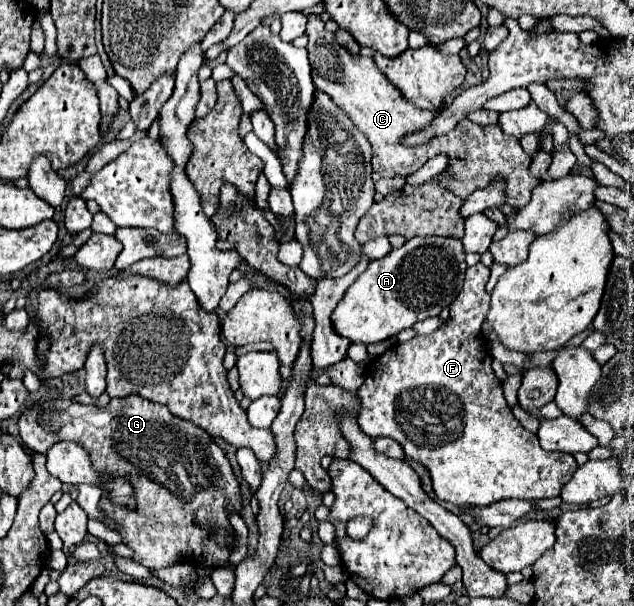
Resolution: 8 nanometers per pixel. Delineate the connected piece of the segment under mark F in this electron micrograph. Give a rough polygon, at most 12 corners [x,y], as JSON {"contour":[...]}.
{"contour":[[449,320],[373,358],[359,426],[439,500],[559,496],[579,464],[513,416],[481,326]]}

